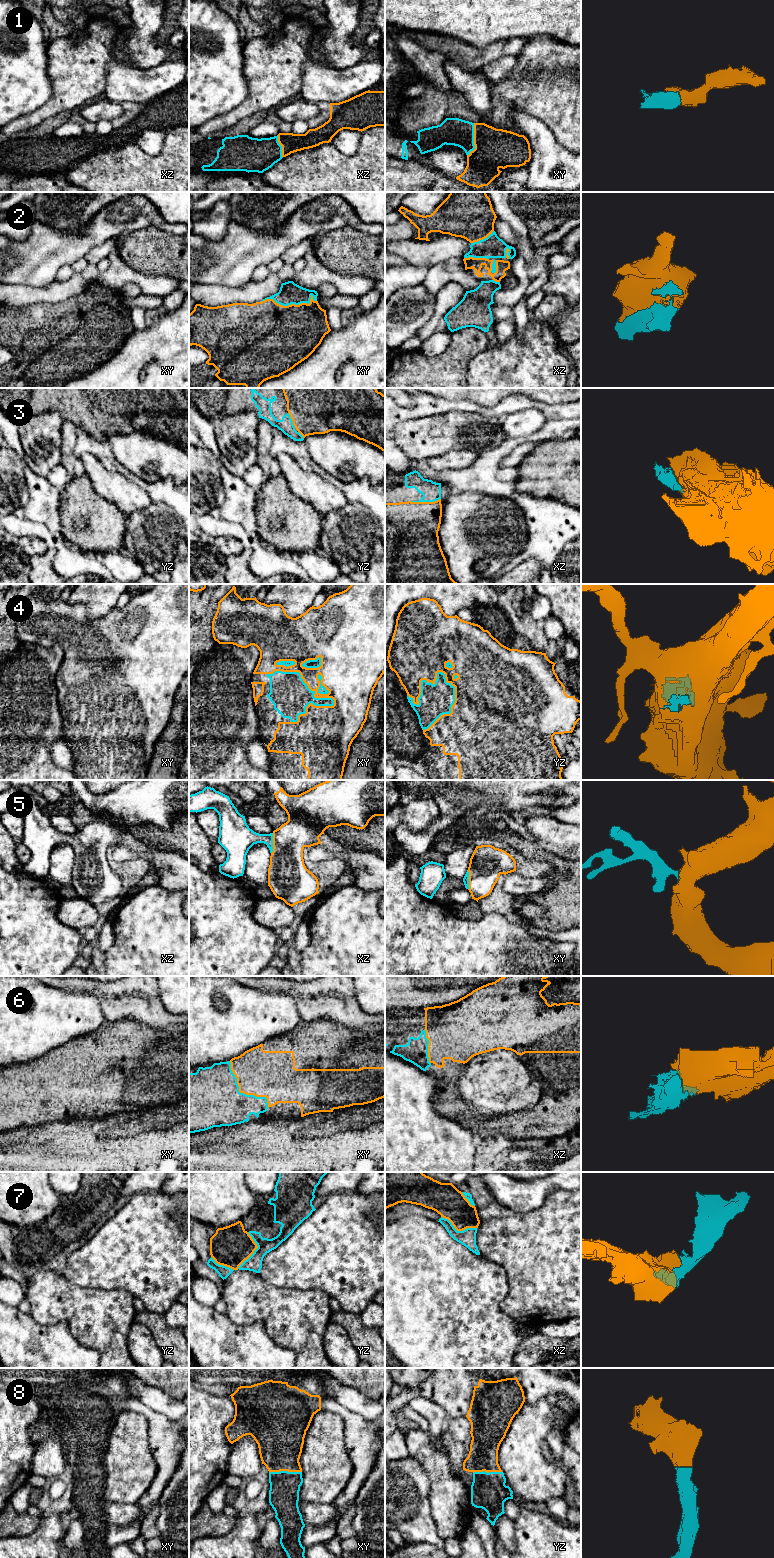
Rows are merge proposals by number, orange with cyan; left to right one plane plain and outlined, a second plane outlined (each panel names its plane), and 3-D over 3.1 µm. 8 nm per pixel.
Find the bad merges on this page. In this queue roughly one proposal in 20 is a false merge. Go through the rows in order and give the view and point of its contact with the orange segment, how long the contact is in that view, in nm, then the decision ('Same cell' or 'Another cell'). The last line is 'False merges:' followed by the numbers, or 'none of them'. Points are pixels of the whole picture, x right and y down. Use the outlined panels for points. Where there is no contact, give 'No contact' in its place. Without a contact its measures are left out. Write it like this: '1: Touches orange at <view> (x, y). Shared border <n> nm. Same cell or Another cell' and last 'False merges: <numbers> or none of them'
1: Touches orange at xy (474, 139). Shared border 280 nm. Same cell
2: Touches orange at xy (289, 305). Shared border 460 nm. Same cell
3: Touches orange at xz (425, 502). Shared border 240 nm. Same cell
4: Touches orange at yz (453, 704). Shared border 500 nm. Same cell
5: Touches orange at xz (273, 843). Shared border 170 nm. Same cell
6: Touches orange at xy (242, 1092). Shared border 500 nm. Same cell
7: Touches orange at yz (255, 1249). Shared border 300 nm. Same cell
8: Touches orange at xy (285, 1470). Shared border 260 nm. Same cell
False merges: none of them

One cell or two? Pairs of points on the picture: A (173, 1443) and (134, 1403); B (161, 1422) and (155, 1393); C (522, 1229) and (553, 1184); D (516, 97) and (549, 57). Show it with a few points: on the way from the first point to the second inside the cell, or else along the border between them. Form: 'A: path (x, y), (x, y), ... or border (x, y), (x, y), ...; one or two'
A: path (162, 1432), (159, 1425), (145, 1411); one
B: border (140, 1400), (151, 1409), (168, 1418), (178, 1419); two
C: border (554, 1191), (539, 1207), (527, 1212), (514, 1211); two
D: path (526, 87), (530, 83), (532, 75), (539, 67); one

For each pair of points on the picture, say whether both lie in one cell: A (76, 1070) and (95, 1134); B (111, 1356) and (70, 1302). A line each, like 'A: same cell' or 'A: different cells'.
A: different cells
B: same cell

